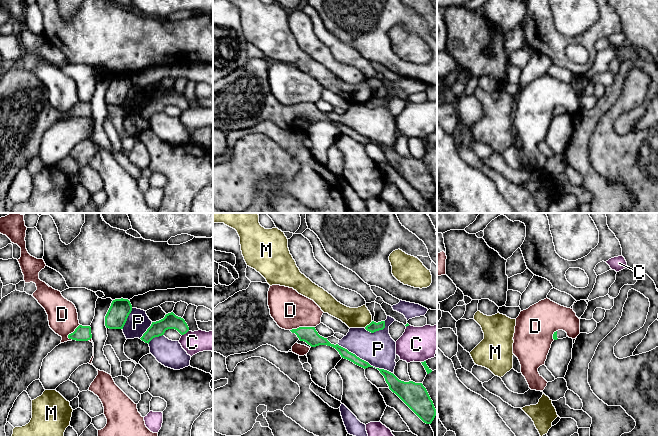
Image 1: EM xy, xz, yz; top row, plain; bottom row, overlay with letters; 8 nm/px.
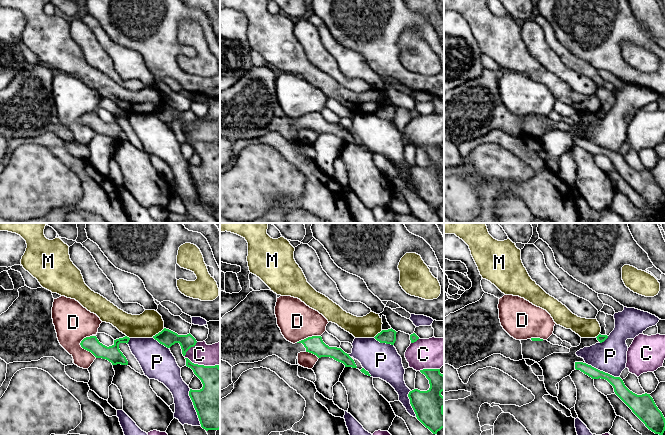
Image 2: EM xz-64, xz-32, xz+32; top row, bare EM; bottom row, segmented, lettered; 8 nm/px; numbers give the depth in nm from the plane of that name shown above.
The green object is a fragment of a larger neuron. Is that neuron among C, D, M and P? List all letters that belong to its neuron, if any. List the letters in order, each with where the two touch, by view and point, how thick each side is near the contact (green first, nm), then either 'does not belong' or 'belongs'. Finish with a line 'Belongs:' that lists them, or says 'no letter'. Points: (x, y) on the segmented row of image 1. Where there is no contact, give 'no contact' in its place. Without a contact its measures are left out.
C: contact xy (185, 333); calibres 120 and 180 nm; does not belong
D: contact xz (302, 327); calibres 130 and 300 nm; does not belong
M: contact xz (369, 324); calibres 80 and 170 nm; does not belong
P: contact xz (365, 361); calibres 70 and 280 nm; does not belong
Belongs: no letter

